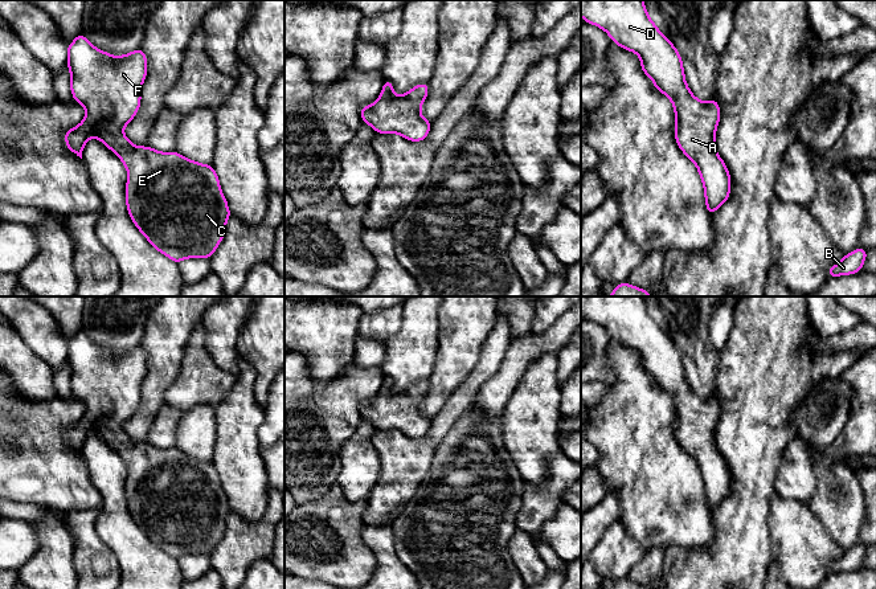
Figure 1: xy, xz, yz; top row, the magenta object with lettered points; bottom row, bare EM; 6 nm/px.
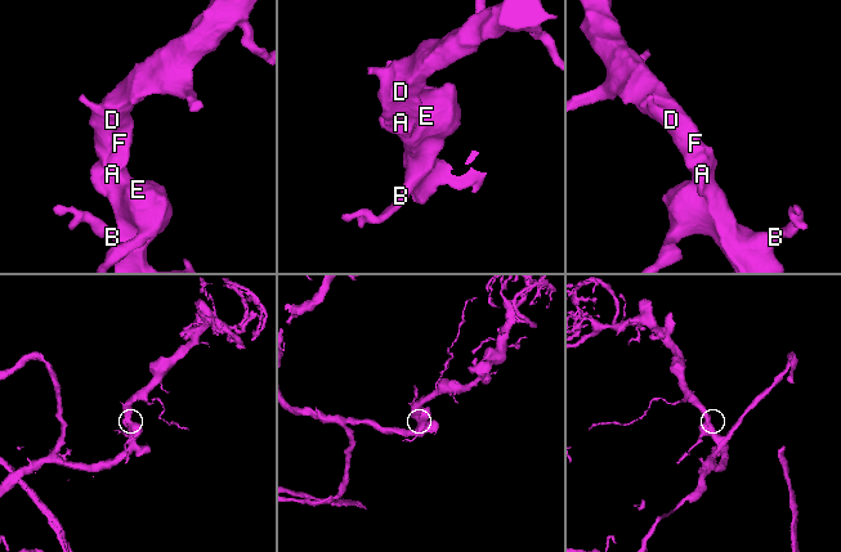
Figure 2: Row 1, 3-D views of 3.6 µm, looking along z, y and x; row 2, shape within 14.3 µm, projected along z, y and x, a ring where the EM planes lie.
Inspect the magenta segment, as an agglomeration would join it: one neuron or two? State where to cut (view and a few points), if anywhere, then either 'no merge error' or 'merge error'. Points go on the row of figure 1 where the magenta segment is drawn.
no cut | no merge error

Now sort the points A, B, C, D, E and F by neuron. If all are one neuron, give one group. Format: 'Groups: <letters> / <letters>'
Groups: A B C D E F

